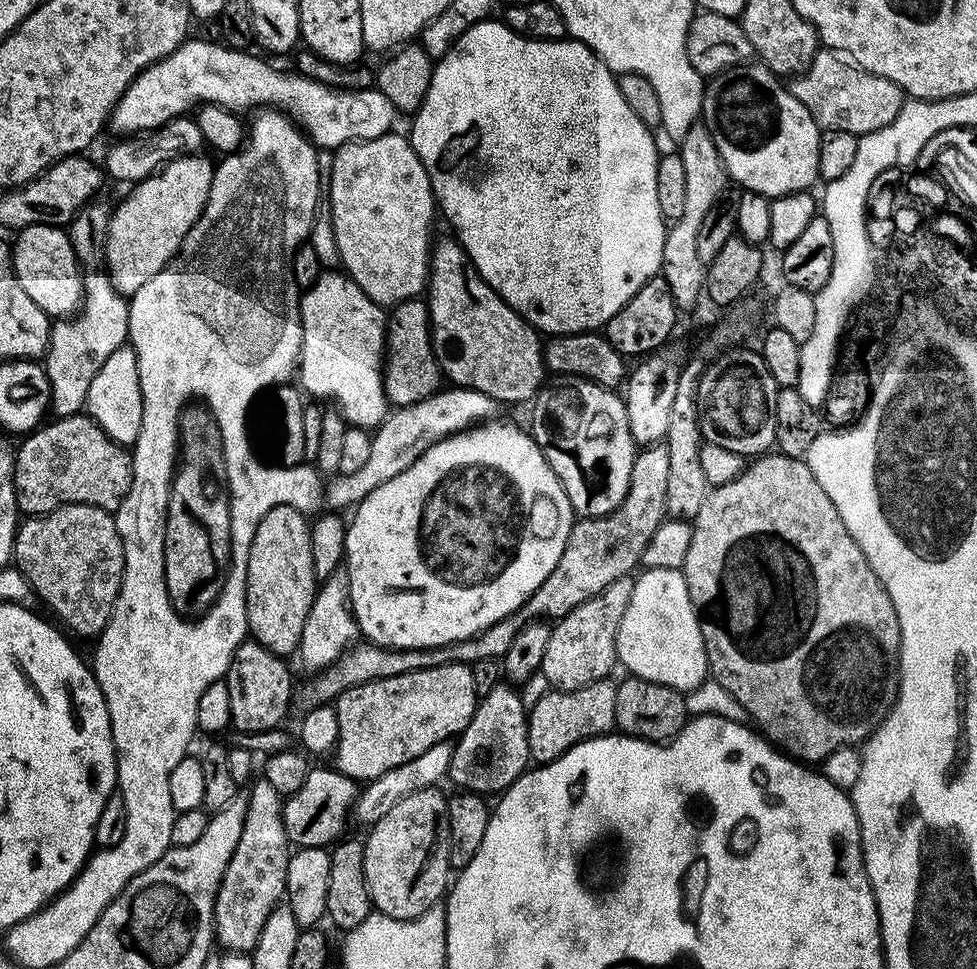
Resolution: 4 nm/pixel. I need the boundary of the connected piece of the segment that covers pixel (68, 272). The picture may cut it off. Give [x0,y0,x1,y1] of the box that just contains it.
[12,224,84,318]

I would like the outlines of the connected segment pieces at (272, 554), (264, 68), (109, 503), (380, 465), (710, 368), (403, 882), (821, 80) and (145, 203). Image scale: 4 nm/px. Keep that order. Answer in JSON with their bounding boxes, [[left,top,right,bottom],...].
[[246,506,318,657],[110,38,398,150],[12,414,132,516],[328,386,498,509],[696,347,778,458],[363,787,450,920],[790,47,906,137],[104,154,213,298]]

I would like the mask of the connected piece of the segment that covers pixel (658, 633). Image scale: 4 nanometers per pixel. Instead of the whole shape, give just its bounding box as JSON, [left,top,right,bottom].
[616,568,709,694]

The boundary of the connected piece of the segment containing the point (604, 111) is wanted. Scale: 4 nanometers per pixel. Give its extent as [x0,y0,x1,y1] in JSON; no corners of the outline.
[410,18,666,336]

